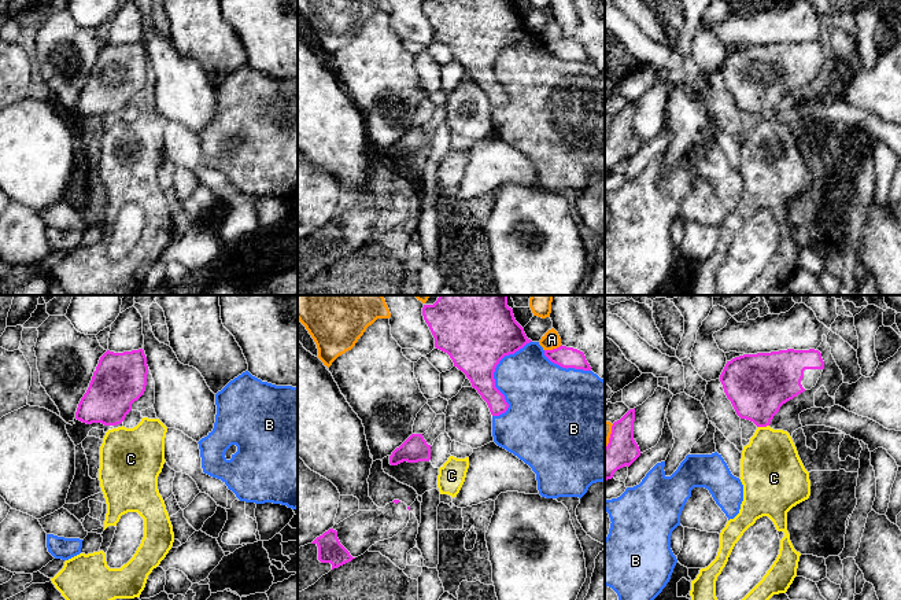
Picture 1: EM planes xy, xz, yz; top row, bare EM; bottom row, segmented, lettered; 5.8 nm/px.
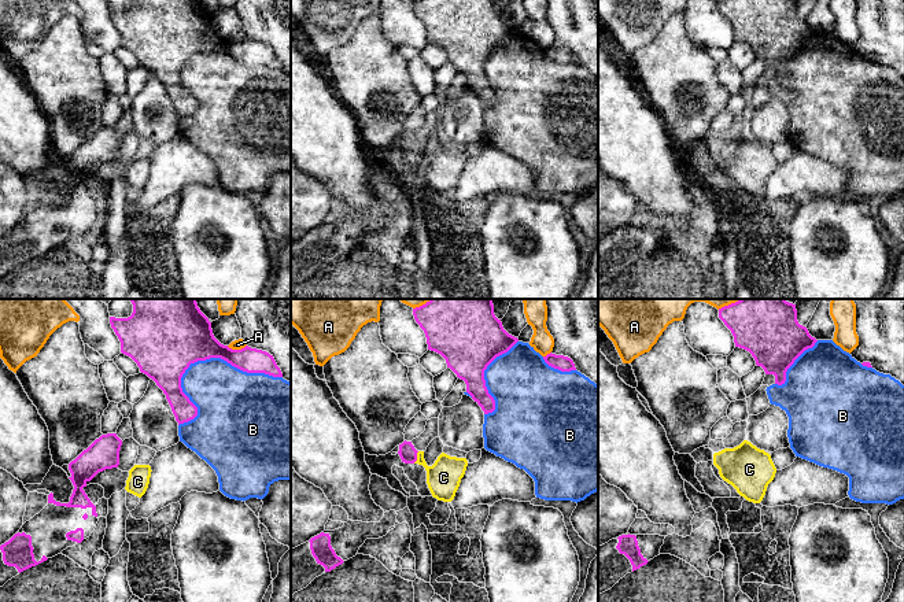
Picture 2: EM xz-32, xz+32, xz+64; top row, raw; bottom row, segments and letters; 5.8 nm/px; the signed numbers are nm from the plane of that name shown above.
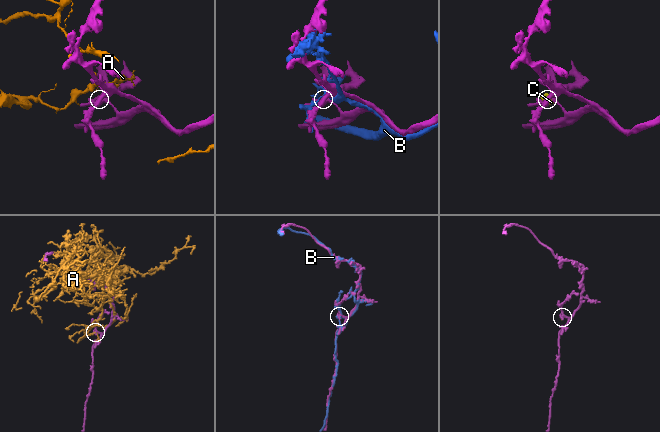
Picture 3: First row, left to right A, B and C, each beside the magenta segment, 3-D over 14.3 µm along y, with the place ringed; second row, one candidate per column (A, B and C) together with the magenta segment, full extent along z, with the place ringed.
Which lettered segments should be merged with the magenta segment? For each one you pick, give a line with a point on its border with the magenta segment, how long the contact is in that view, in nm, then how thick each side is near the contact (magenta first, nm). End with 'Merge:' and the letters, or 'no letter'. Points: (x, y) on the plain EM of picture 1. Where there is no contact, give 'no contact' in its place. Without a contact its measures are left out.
Merge: no letter

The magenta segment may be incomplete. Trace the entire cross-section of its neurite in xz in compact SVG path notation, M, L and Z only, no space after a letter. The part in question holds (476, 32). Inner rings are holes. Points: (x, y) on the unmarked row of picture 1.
M422 0L422 8L433 30L435 40L447 45L459 63L470 73L487 95L492 108L505 106L509 96L495 80L494 65L499 54L514 47L527 36L524 21L516 14L512 0Z

